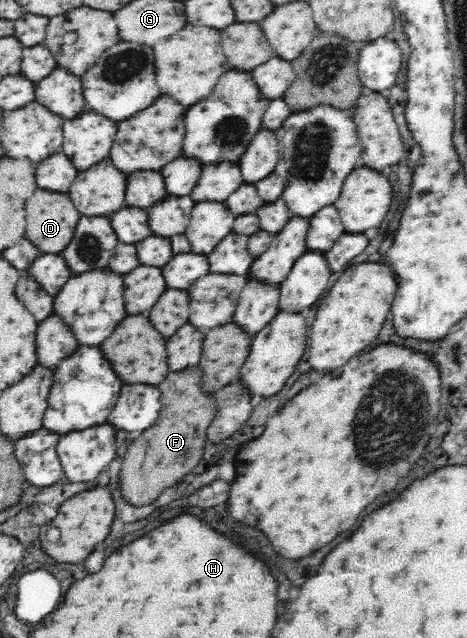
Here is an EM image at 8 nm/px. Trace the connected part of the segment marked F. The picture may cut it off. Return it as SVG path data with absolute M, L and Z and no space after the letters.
M190 367L186 371L169 372L158 384L162 392L163 408L158 421L136 434L136 438L126 447L126 453L122 461L122 469L119 472L120 491L122 499L132 507L144 507L154 503L166 489L177 486L182 477L186 477L205 455L207 443L207 427L216 413L214 401L200 389L200 377L202 370L199 367Z

